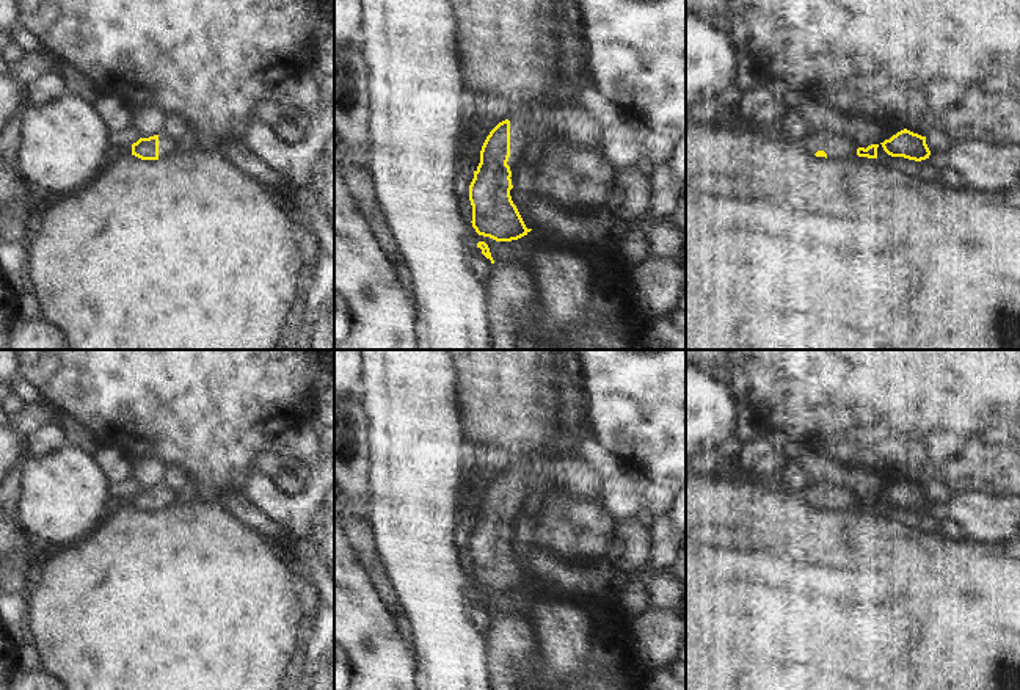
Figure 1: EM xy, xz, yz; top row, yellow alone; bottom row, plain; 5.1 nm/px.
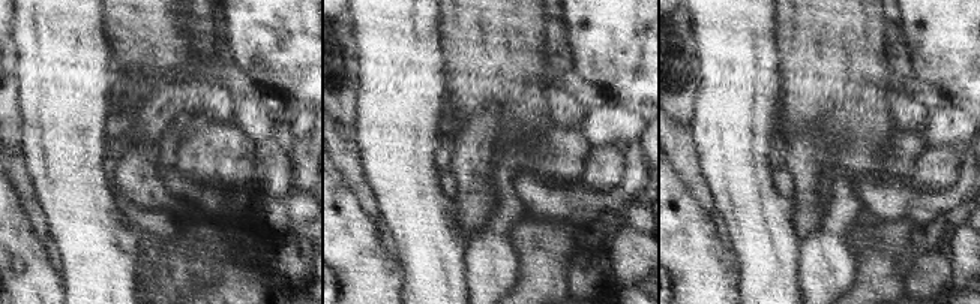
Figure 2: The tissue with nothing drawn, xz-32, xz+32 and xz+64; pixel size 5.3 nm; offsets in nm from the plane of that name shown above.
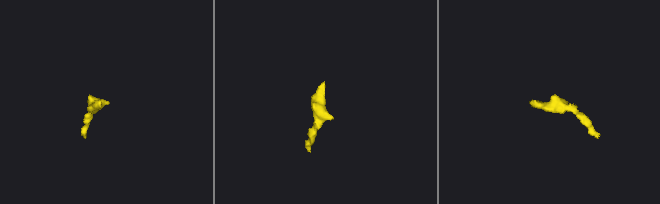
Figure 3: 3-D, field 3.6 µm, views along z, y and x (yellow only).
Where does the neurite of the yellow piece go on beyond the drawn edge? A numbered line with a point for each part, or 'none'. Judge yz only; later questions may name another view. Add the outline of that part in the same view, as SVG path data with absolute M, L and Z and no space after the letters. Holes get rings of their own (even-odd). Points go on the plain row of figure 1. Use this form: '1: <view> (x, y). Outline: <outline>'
1: yz (835, 497). Outline: M810 478L805 486L799 489L789 489L788 492L811 507L814 507L818 502L824 502L829 511L851 510L857 505L849 489L827 480Z

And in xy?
1: xy (167, 497). Outline: M163 477L160 480L158 486L158 510L160 511L168 511L169 507L176 505L180 502L184 497L187 497L187 491L177 492L171 488L173 481L168 477Z

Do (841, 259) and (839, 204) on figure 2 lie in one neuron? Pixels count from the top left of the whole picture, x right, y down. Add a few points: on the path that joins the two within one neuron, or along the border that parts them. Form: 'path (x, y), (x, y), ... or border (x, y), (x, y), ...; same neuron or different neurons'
path (836, 246), (838, 217); same neuron

